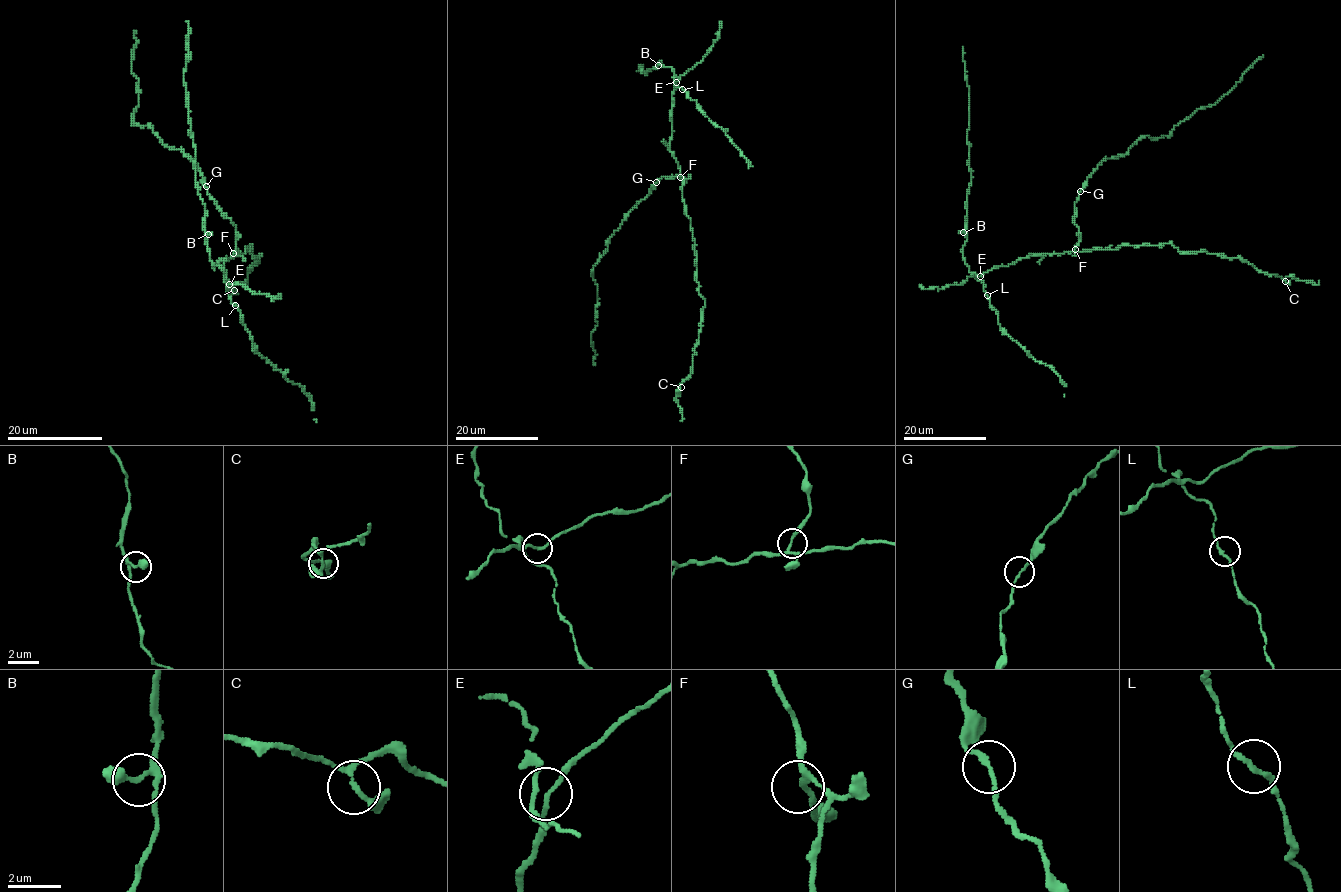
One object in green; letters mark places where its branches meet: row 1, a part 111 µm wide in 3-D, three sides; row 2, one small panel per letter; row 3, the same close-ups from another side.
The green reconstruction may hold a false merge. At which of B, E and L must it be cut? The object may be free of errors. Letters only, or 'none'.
none

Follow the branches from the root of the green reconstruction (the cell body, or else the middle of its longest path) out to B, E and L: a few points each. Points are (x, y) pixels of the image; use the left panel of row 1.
B: (230, 259), (220, 260), (224, 259), (223, 272), (228, 284), (227, 274), (209, 256), (205, 242), (208, 234)
E: (230, 259), (220, 260), (224, 259), (223, 272), (229, 284)
L: (230, 259), (220, 260), (224, 259), (223, 272), (230, 284), (227, 291), (235, 305)

